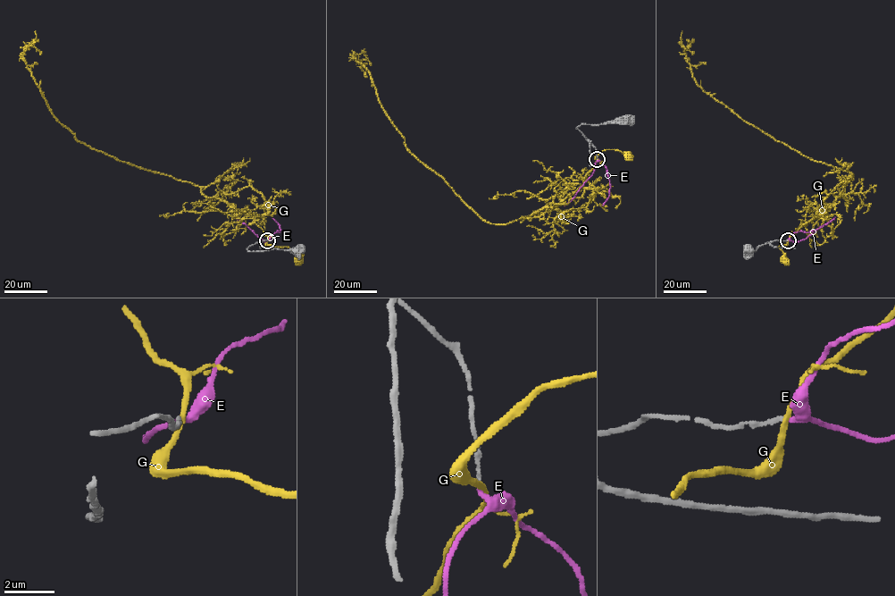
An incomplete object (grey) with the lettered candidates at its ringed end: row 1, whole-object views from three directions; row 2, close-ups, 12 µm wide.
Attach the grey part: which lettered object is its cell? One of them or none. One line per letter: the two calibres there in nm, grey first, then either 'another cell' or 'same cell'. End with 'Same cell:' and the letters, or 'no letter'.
E: calibres 150 and 220 nm; same cell
G: calibres 170 and 200 nm; another cell
Same cell: E

